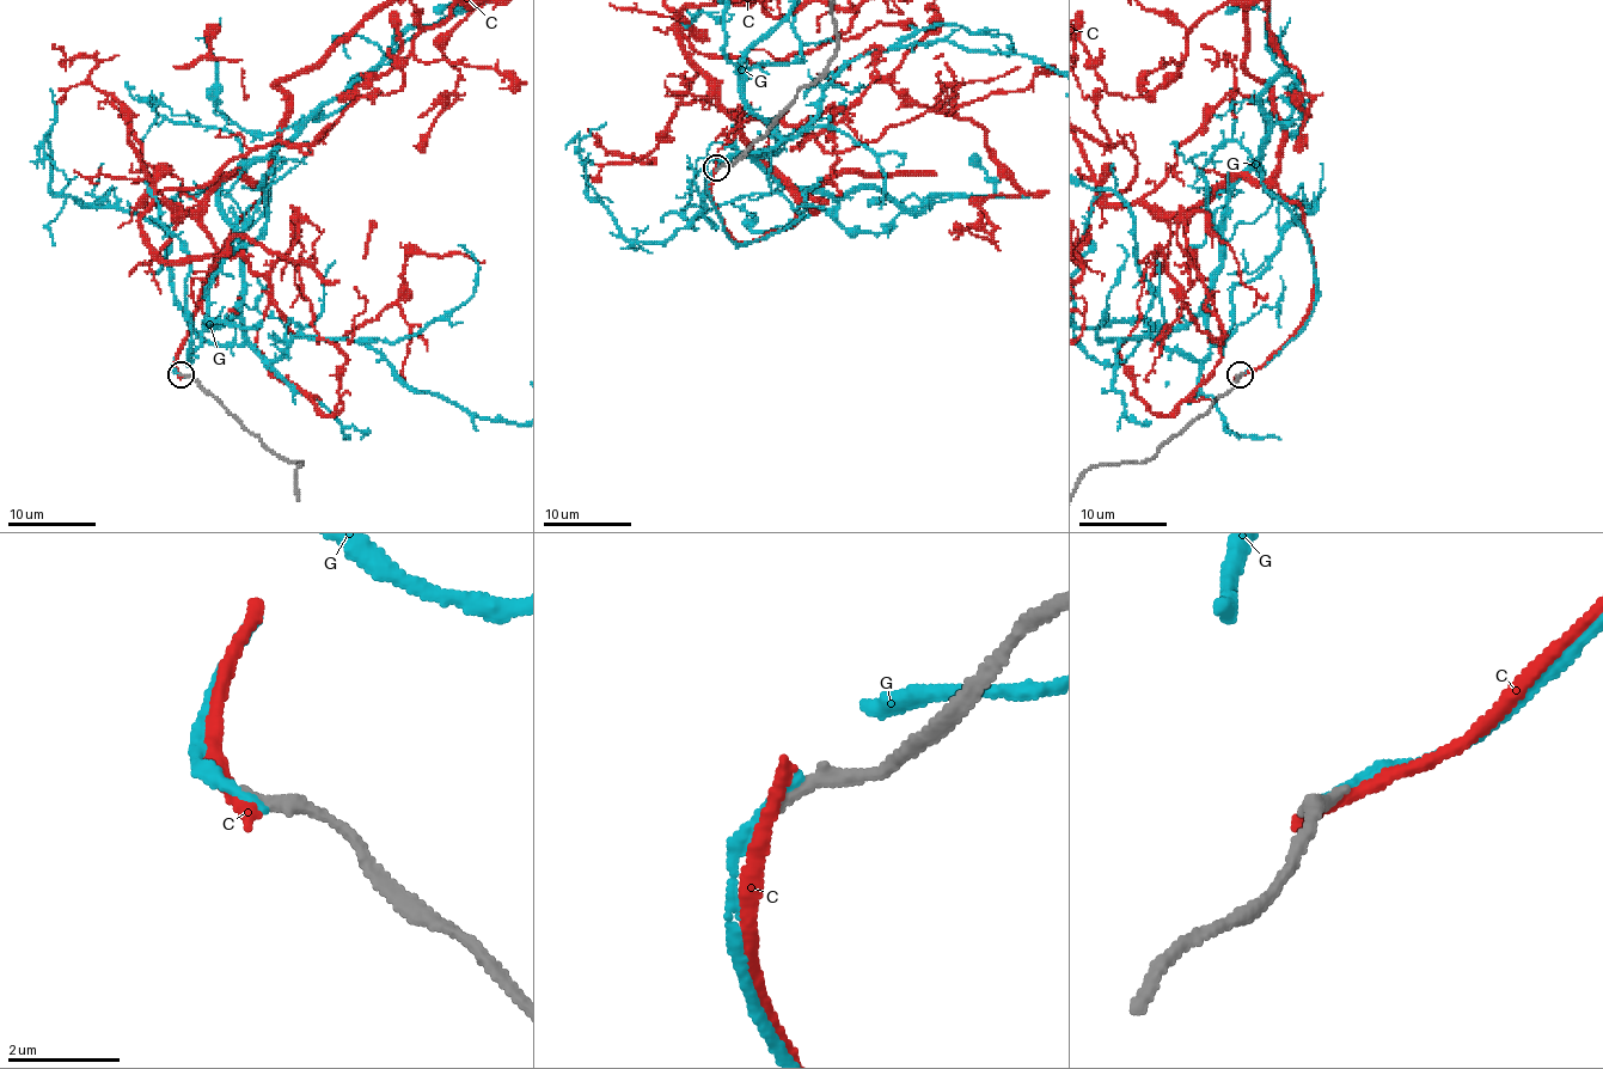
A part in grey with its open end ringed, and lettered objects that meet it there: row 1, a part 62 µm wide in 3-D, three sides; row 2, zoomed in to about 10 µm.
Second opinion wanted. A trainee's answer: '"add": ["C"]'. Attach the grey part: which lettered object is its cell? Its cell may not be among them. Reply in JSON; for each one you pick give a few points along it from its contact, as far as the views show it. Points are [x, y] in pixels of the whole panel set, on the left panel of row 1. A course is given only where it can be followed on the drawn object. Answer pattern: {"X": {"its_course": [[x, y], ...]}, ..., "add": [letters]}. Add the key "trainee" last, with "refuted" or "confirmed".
{"add": ["G"], "trainee": "refuted"}

